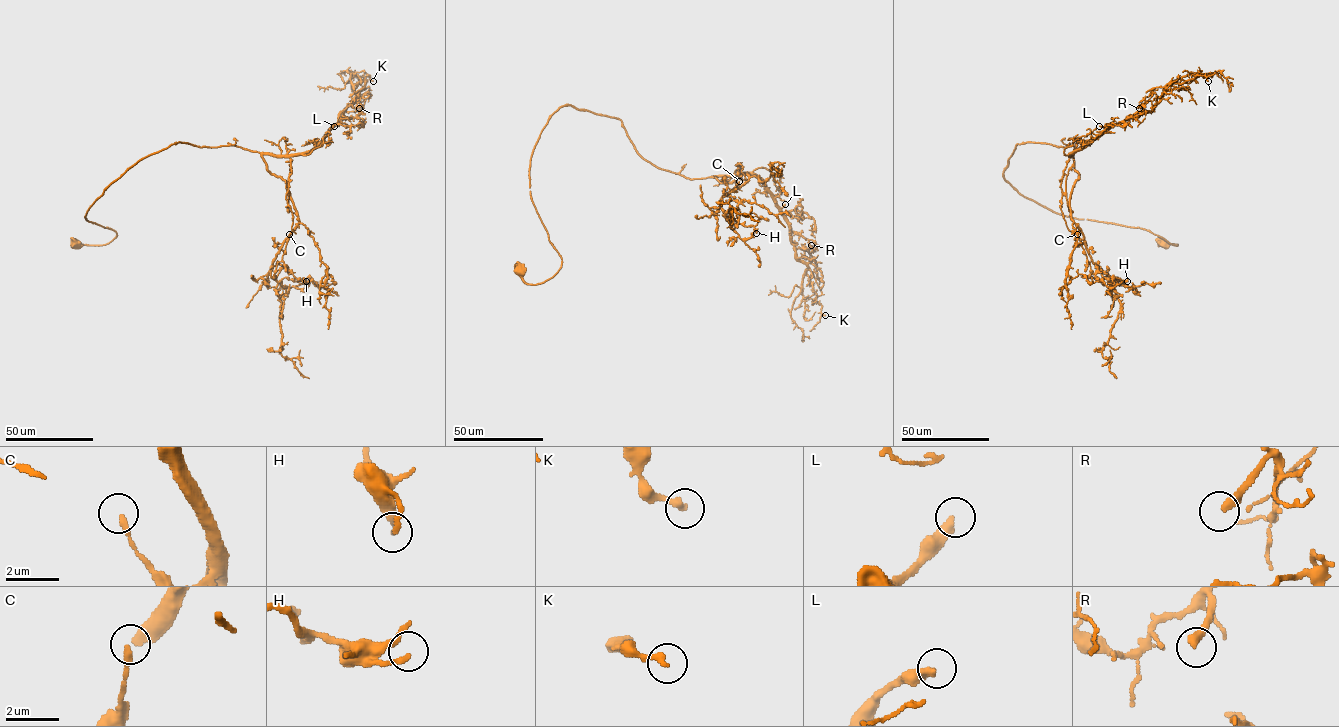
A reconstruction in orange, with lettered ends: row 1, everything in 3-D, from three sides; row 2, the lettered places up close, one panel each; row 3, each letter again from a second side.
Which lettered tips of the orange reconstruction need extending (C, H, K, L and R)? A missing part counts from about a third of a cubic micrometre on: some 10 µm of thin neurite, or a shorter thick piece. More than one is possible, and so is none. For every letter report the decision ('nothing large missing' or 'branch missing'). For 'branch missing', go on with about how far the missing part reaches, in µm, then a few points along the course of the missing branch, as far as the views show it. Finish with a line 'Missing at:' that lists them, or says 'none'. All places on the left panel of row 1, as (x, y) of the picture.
C: nothing large missing
H: nothing large missing
K: nothing large missing
L: branch missing | 10 µm
R: nothing large missing
Missing at: L

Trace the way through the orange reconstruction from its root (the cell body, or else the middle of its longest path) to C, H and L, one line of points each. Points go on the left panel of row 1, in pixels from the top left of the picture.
C: (75, 243), (115, 237), (88, 210), (178, 142), (259, 152), (286, 183), (298, 221), (289, 234)
H: (75, 243), (117, 236), (85, 216), (140, 160), (236, 145), (285, 181), (297, 216), (271, 276), (306, 281)
L: (75, 243), (104, 245), (117, 236), (86, 219), (88, 210), (138, 161), (173, 144), (302, 154), (334, 126)

